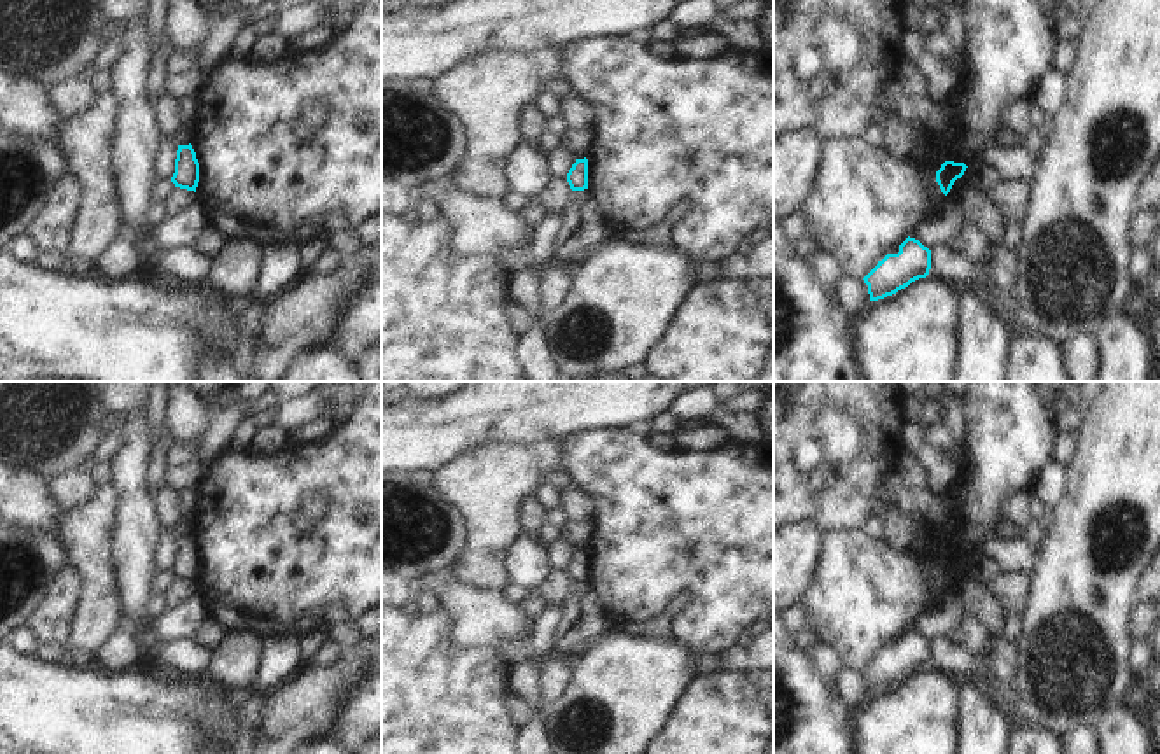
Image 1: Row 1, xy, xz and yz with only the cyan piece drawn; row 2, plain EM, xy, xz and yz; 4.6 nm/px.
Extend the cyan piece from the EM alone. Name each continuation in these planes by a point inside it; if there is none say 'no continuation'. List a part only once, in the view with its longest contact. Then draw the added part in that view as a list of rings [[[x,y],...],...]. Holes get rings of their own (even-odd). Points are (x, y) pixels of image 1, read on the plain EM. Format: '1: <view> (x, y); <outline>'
no continuation

